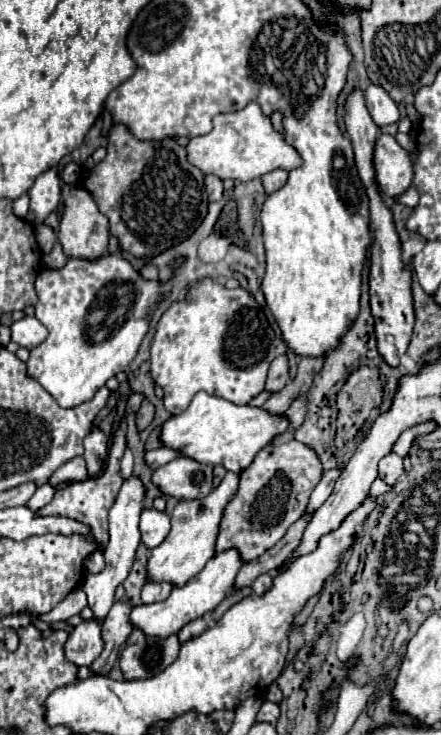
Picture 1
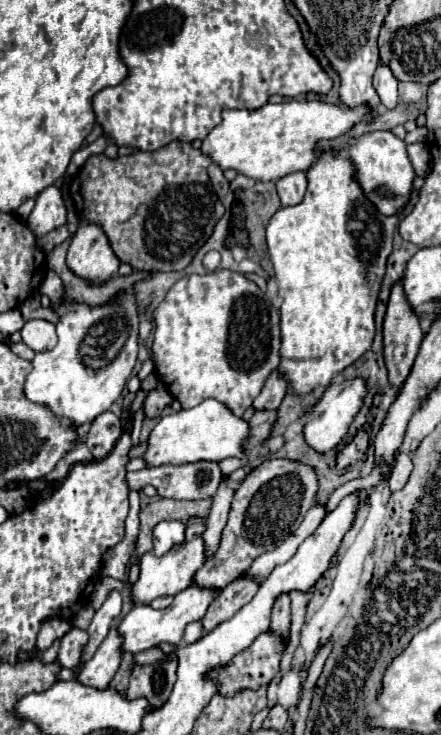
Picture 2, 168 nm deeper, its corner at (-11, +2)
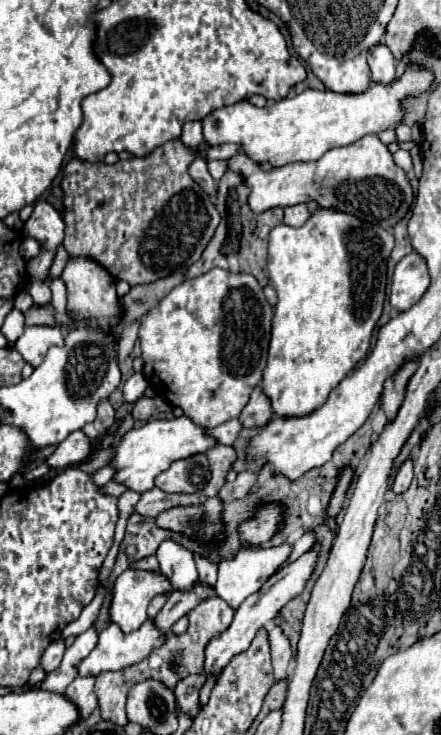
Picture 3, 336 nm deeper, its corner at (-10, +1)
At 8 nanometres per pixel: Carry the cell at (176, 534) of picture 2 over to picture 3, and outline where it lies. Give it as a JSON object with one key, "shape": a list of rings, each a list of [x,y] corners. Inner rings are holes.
{"shape":[[[165,539],[157,549],[157,561],[161,573],[171,577],[173,589],[189,589],[197,581],[197,569],[193,553],[173,539]]]}

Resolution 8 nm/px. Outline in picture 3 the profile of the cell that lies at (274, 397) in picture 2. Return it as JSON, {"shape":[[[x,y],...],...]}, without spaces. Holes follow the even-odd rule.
{"shape":[[[255,387],[239,421],[243,427],[263,427],[269,423],[271,415],[273,415],[273,409],[271,409],[269,397],[263,393],[261,387]]]}

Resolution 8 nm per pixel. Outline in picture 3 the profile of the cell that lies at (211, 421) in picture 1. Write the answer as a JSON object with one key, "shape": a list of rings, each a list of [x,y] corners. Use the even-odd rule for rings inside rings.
{"shape":[[[173,417],[173,419],[153,419],[147,421],[139,429],[131,429],[129,433],[123,435],[123,441],[117,447],[115,459],[111,465],[117,467],[115,481],[125,483],[129,489],[137,493],[145,493],[155,487],[155,477],[163,471],[169,469],[171,463],[179,459],[187,459],[197,453],[207,453],[217,445],[217,439],[209,435],[209,429],[203,425],[193,423],[189,417]]]}

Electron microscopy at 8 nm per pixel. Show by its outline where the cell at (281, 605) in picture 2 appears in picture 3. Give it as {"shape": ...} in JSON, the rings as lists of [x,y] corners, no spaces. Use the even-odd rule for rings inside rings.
{"shape":[[[271,625],[267,631],[267,637],[269,637],[269,647],[271,647],[275,677],[283,679],[283,677],[287,677],[287,667],[289,667],[289,661],[293,657],[291,643],[279,625]]]}

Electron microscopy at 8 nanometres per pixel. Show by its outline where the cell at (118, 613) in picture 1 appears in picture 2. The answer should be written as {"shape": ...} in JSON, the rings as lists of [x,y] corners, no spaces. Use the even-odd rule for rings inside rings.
{"shape":[[[112,628],[110,634],[106,636],[106,640],[96,650],[96,654],[92,656],[92,660],[86,662],[86,666],[82,668],[82,672],[78,674],[76,680],[84,686],[92,686],[92,688],[100,688],[100,690],[108,688],[108,684],[114,678],[114,674],[120,666],[120,660],[122,660],[120,644],[122,644],[122,638],[118,636],[118,630]]]}

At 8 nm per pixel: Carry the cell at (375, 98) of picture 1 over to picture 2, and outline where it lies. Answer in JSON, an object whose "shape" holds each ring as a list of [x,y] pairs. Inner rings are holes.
{"shape":[[[378,64],[374,72],[374,88],[386,108],[394,108],[398,100],[398,80],[392,76],[392,70],[386,64]]]}

